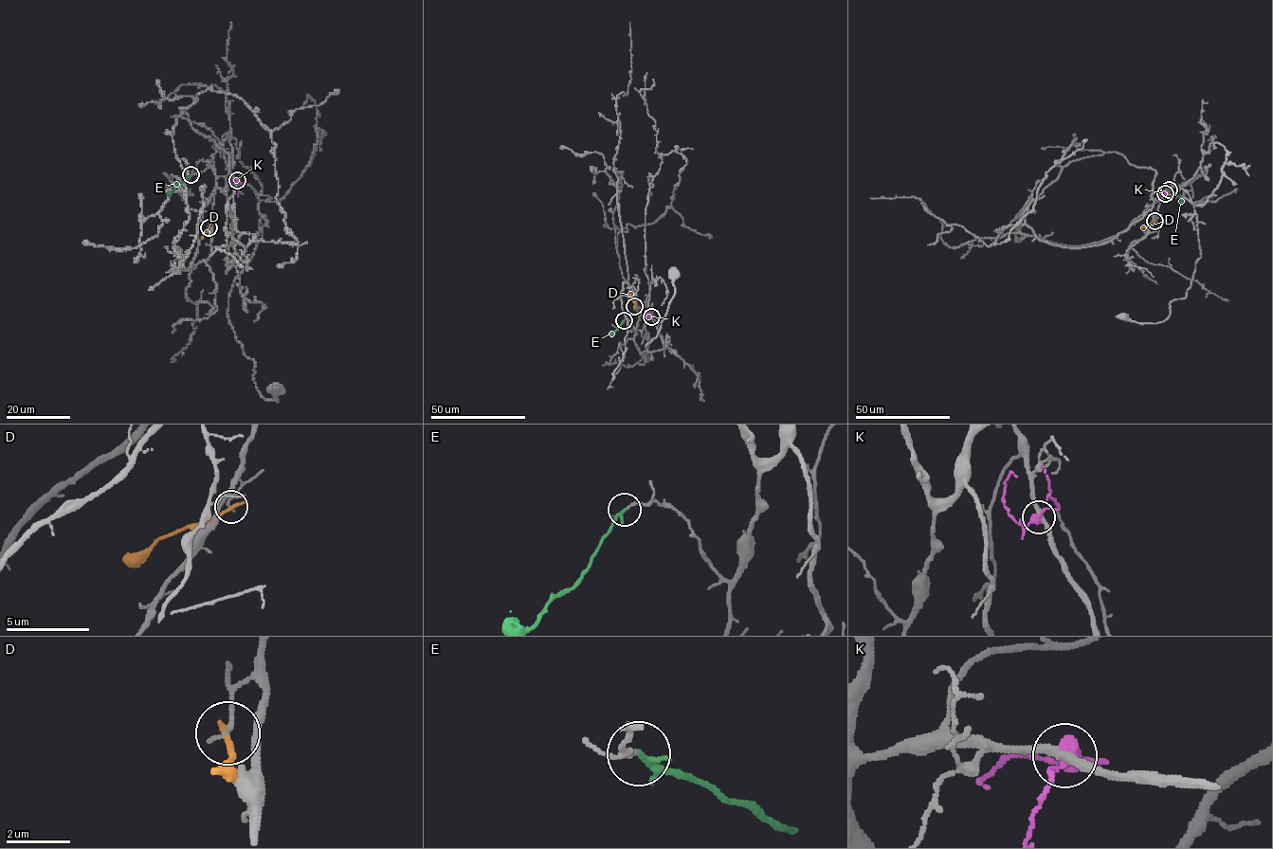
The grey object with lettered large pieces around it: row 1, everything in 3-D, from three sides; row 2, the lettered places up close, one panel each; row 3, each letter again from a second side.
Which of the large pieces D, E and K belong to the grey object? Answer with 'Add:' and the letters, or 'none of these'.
Add: E

